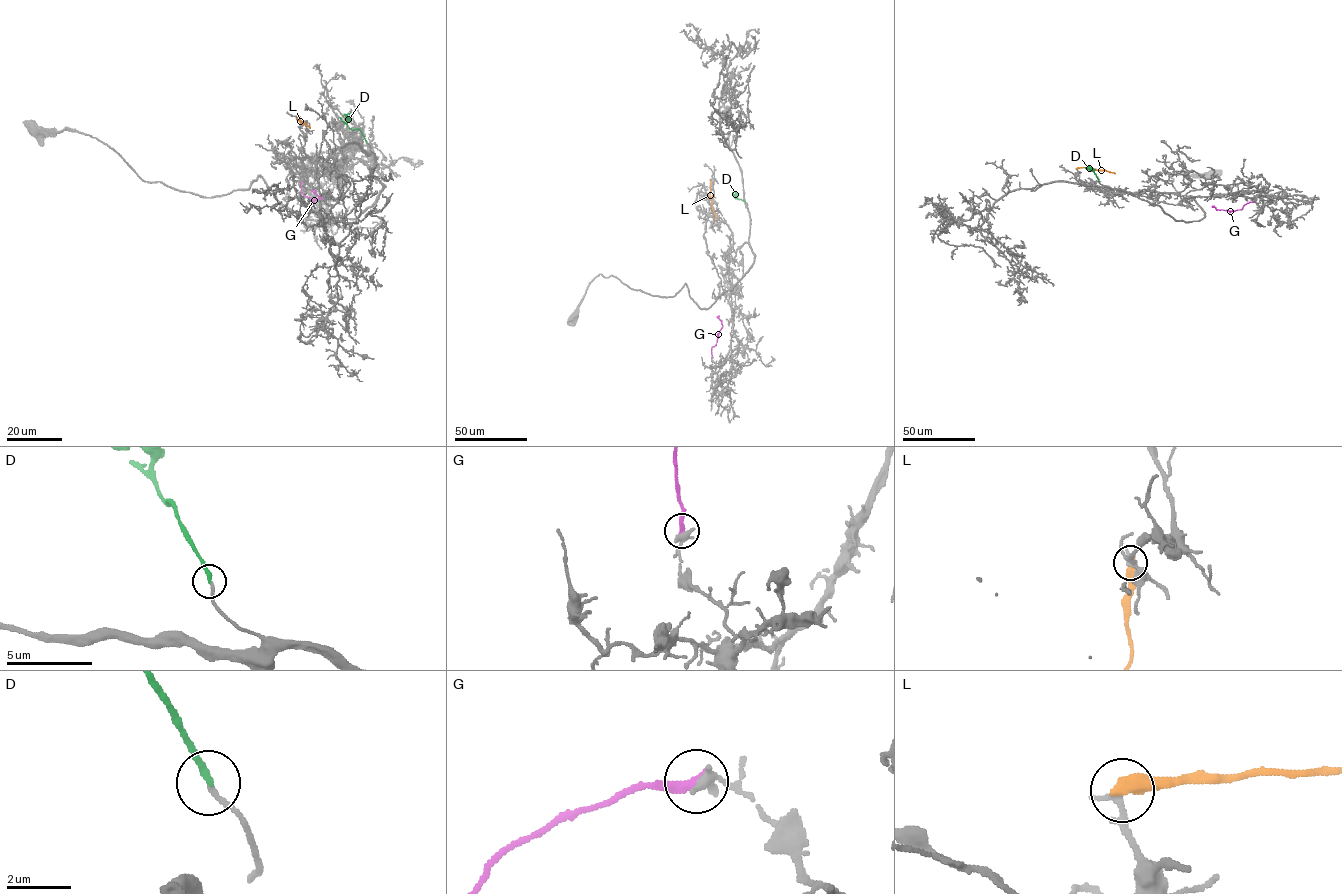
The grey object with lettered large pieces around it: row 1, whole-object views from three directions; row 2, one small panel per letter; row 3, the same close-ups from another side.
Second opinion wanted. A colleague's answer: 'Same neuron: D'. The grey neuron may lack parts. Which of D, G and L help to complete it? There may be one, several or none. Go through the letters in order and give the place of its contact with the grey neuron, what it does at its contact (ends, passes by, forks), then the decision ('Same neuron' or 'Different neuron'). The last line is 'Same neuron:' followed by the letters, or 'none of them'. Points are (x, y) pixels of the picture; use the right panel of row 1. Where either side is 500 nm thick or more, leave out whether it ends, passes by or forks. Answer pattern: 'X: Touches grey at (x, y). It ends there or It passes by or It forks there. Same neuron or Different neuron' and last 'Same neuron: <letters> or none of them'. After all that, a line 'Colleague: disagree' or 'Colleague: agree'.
D: Touches grey at (1098, 180). It ends there. Same neuron
G: Touches grey at (1253, 201). It ends there. Different neuron
L: Touches grey at (1077, 168). Different neuron
Same neuron: D
Colleague: agree

